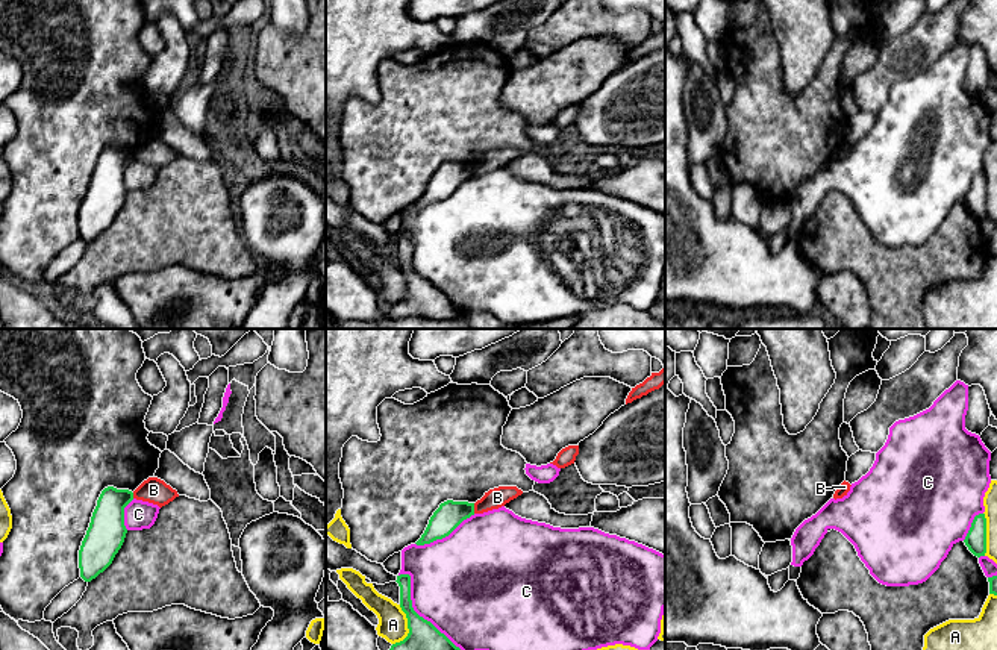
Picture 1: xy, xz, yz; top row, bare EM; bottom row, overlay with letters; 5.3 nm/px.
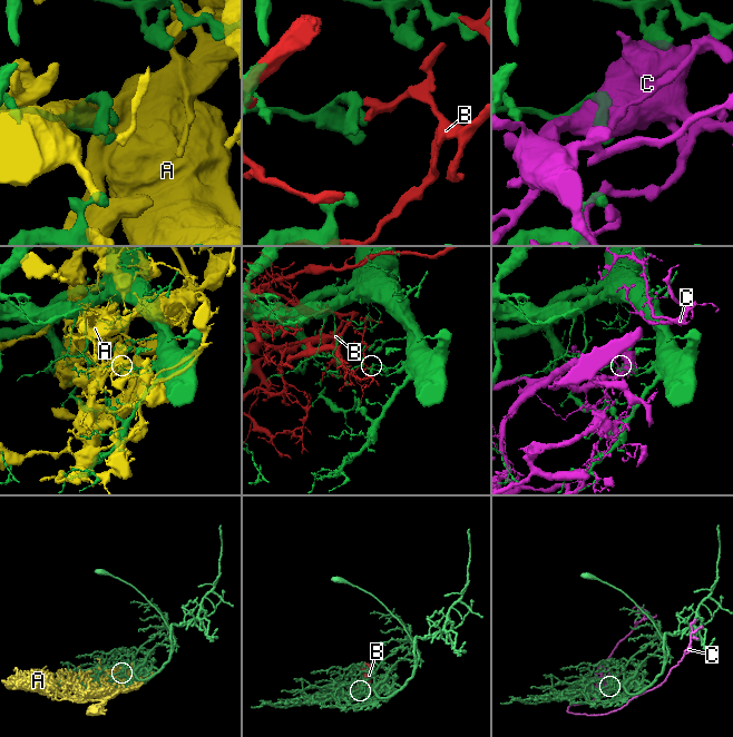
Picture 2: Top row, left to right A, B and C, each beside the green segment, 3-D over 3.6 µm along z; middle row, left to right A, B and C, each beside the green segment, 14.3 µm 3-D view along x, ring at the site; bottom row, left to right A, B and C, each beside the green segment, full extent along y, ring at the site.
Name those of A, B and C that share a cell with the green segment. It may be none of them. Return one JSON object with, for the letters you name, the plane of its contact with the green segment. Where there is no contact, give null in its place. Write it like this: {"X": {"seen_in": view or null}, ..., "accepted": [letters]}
{"accepted": []}

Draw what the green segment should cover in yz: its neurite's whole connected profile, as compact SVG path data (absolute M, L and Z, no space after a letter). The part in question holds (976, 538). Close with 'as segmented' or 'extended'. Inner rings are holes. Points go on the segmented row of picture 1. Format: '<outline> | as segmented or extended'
M985 514L974 517L971 527L964 539L968 550L980 558L986 553L986 518Z | as segmented

